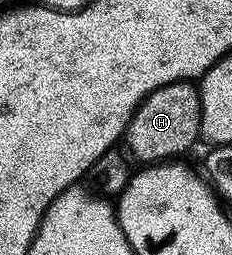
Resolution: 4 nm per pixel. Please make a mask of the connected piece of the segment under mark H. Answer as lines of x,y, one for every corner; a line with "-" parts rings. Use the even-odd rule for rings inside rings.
175,81
158,87
136,109
122,138
127,152
140,163
159,163
183,158
187,149
201,140
202,103
199,88
192,81

